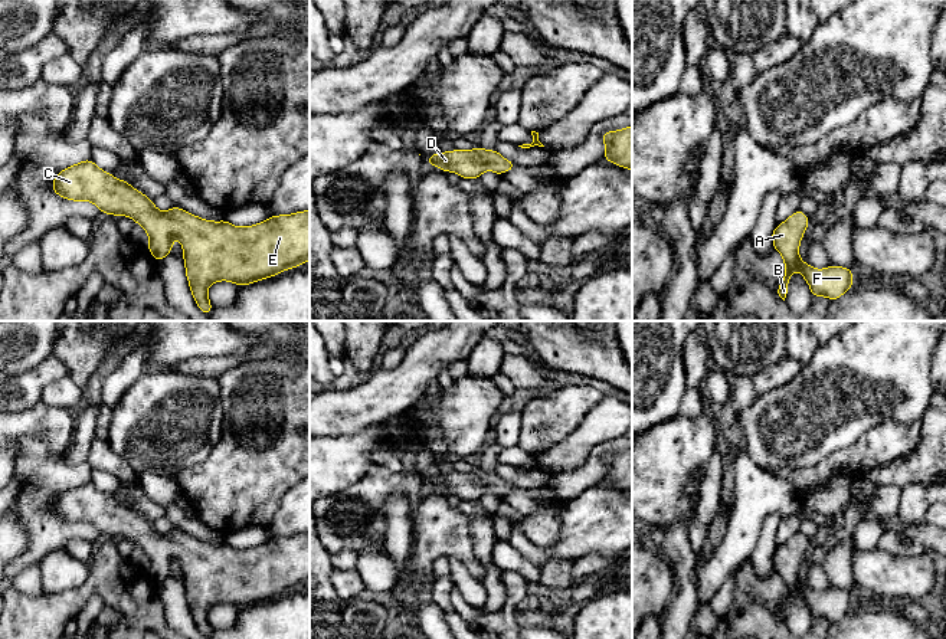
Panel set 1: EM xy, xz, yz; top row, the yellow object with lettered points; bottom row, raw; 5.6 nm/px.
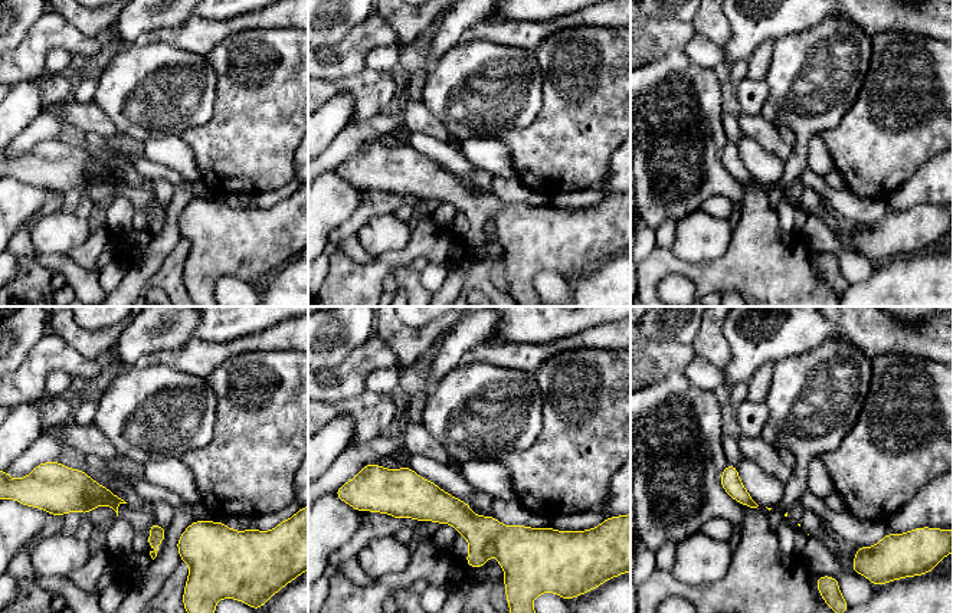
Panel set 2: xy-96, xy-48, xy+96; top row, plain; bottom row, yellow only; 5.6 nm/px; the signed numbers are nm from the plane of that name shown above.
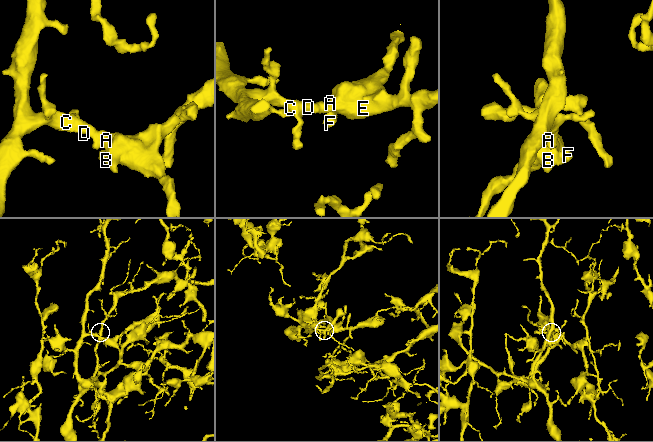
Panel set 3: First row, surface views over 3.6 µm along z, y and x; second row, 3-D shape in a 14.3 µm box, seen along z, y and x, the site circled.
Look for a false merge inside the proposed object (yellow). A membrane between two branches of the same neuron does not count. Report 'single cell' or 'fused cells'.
single cell

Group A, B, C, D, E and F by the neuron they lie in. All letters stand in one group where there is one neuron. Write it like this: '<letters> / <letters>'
A B C D E F

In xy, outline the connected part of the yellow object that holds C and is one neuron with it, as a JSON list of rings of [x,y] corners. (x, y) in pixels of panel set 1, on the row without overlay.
[[[91,481],[60,492],[52,512],[66,522],[92,524],[101,535],[131,540],[145,551],[147,571],[157,584],[171,576],[177,558],[190,615],[206,639],[213,632],[207,619],[210,607],[228,603],[245,609],[310,581],[310,532],[272,537],[243,550],[226,541],[206,543],[179,528],[160,534],[144,515],[101,492]]]

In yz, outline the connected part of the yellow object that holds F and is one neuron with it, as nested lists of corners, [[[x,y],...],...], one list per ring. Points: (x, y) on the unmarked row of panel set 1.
[[[799,531],[783,545],[776,547],[772,554],[773,571],[785,584],[785,596],[778,616],[785,623],[792,596],[798,592],[811,610],[812,620],[826,619],[829,623],[841,620],[852,607],[851,590],[829,587],[825,592],[815,592],[799,581],[799,567],[805,557],[809,540]]]

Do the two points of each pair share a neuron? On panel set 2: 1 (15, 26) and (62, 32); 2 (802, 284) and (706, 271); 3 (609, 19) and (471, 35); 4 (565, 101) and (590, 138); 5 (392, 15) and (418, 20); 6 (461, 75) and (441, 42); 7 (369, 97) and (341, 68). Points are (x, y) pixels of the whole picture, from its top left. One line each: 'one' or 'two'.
1: two
2: one
3: one
4: one
5: one
6: two
7: two

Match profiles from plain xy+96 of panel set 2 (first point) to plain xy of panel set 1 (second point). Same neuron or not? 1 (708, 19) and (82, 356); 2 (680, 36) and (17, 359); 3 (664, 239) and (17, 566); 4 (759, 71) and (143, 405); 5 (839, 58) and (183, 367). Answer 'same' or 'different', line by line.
1: same
2: different
3: different
4: different
5: different

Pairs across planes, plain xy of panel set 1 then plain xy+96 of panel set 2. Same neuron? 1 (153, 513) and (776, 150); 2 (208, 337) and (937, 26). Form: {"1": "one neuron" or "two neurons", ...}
{"1": "two neurons", "2": "two neurons"}

